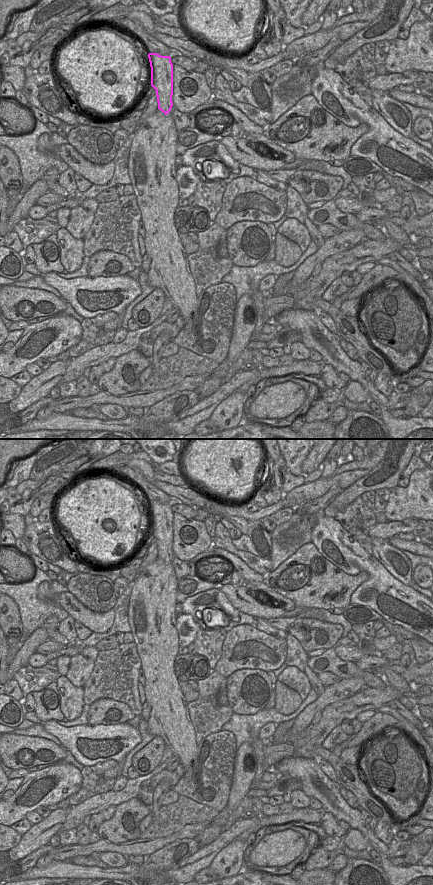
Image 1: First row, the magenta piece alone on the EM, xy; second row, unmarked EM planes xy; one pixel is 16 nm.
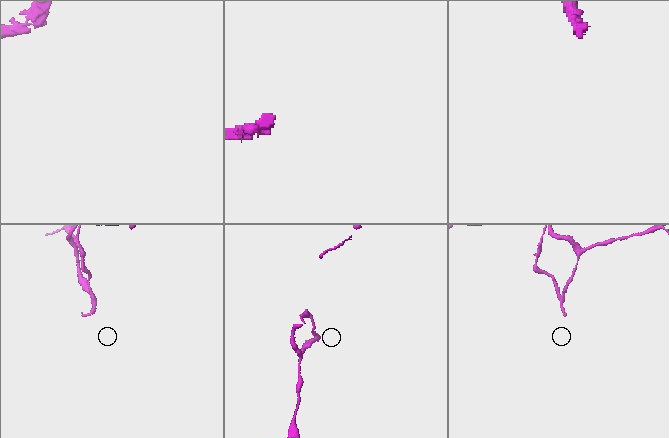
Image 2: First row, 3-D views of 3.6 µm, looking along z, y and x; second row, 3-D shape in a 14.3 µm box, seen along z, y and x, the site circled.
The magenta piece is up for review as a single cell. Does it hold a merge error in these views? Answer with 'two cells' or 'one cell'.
two cells

